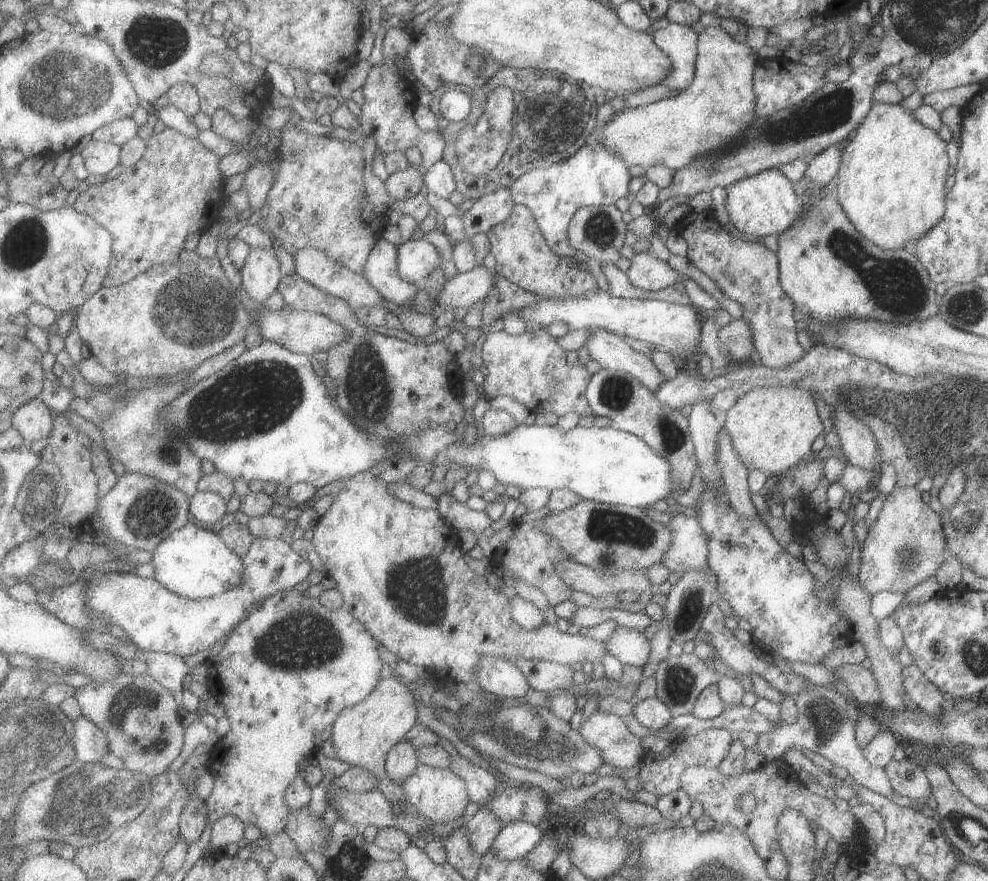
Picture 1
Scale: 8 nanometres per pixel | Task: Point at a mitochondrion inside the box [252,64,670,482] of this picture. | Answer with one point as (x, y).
(566, 108)

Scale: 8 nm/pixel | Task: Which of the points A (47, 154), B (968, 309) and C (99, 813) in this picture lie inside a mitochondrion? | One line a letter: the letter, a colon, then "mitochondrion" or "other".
A: other
B: mitochondrion
C: mitochondrion

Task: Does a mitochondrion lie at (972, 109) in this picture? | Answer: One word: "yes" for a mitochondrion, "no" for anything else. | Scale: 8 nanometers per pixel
no

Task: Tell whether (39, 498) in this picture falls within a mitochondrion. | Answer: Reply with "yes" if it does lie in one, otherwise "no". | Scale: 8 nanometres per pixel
yes

